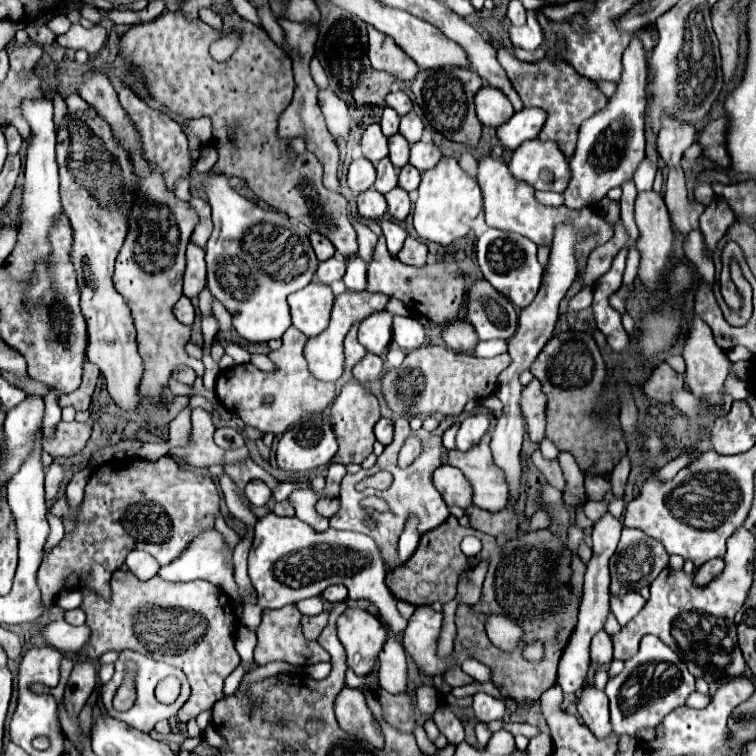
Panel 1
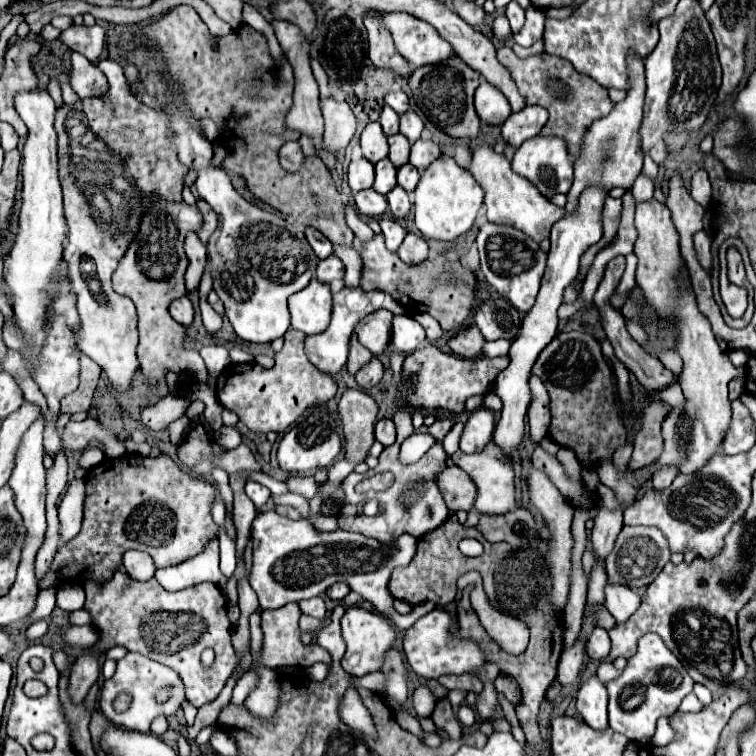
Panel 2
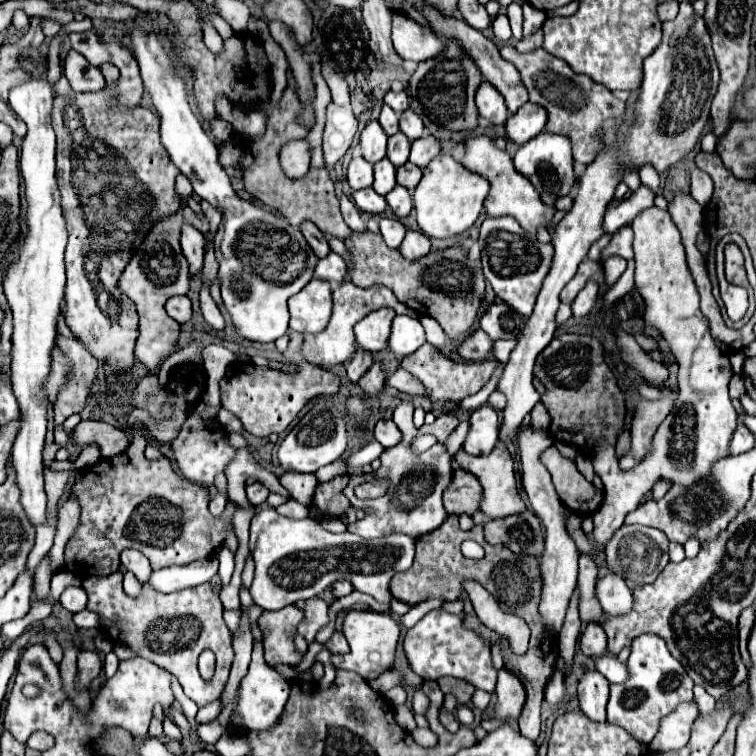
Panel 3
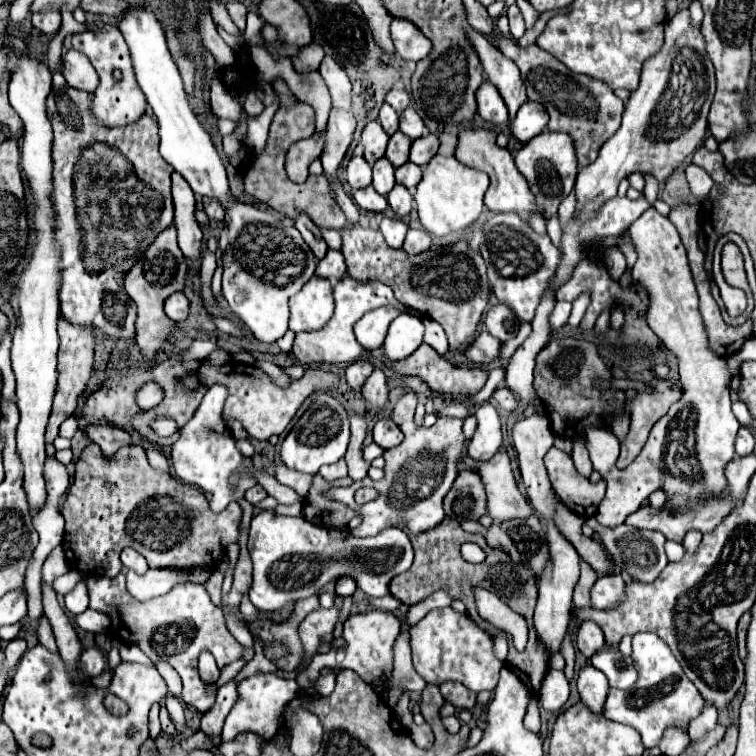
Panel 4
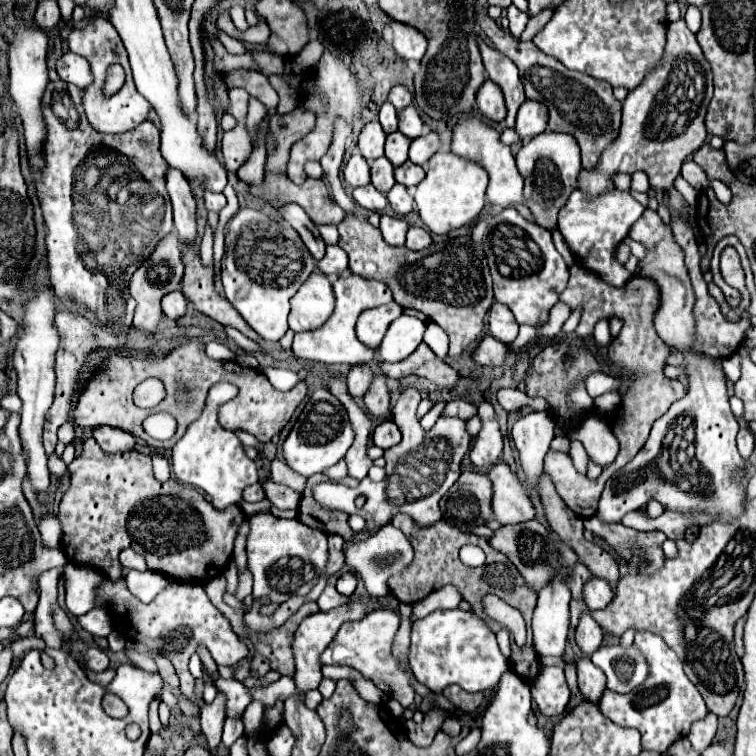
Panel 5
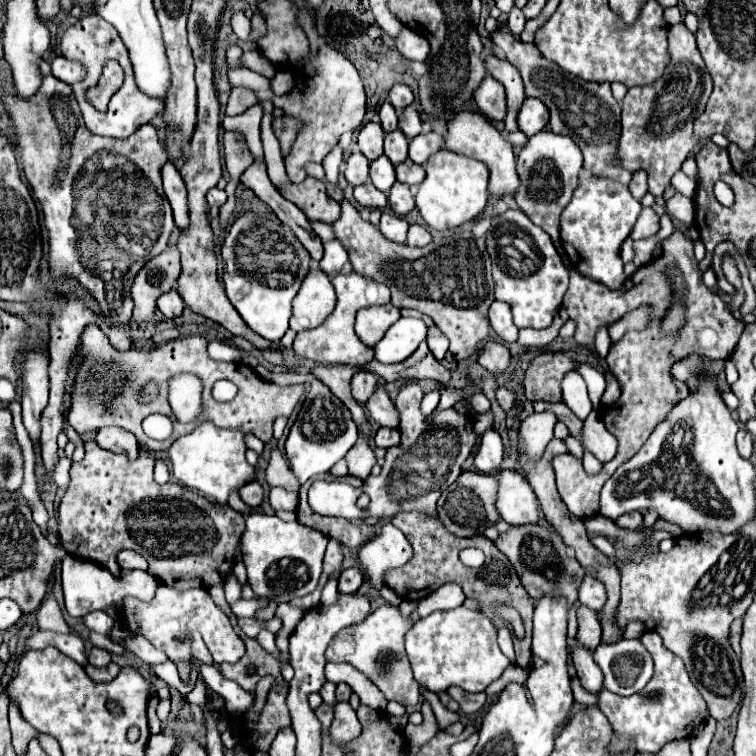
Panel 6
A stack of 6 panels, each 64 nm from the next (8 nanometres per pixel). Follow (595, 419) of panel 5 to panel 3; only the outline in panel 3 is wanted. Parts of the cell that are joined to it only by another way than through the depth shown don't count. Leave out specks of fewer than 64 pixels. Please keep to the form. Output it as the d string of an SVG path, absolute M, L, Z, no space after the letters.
M652 206L644 212L640 212L640 216L632 222L632 230L634 230L634 254L636 254L636 258L634 258L636 260L636 272L634 272L636 290L640 292L640 296L646 302L644 322L660 332L660 336L668 342L670 352L680 366L680 370L678 370L680 396L678 396L678 402L672 408L672 412L658 426L648 454L634 468L630 468L626 472L618 468L619 460L616 456L615 446L609 445L603 440L598 440L594 444L596 446L594 452L592 452L594 472L598 476L602 476L602 484L604 484L604 492L606 492L600 508L592 516L592 520L594 520L594 540L598 544L598 550L604 550L606 540L624 524L626 514L638 508L638 504L644 500L644 496L648 496L652 492L652 488L658 480L668 480L672 486L678 484L682 488L690 488L692 484L700 484L704 480L710 480L712 478L712 466L720 458L730 456L732 432L736 432L736 410L734 410L734 406L730 402L730 396L728 396L728 382L730 382L734 372L732 372L728 356L724 356L716 348L716 344L710 336L710 330L708 330L708 320L702 316L702 312L698 308L698 290L696 290L696 284L694 284L692 274L688 270L686 252L684 252L684 246L680 242L680 232L678 232L676 224L670 220L668 212L658 210L656 206Z

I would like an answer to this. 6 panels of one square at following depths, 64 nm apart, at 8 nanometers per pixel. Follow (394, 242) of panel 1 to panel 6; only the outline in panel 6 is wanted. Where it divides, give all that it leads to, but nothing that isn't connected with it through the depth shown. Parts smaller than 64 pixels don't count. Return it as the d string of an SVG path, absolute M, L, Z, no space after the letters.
M384 212L382 218L380 218L380 232L392 240L392 242L400 242L404 244L406 242L406 232L408 232L408 222L392 212Z

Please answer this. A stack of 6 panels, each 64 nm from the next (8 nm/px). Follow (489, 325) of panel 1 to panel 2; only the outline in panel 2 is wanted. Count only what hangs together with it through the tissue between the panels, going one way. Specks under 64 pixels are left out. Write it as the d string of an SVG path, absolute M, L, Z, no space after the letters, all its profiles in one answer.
M496 296L476 310L474 324L480 328L486 340L514 340L520 330L522 316L508 300Z

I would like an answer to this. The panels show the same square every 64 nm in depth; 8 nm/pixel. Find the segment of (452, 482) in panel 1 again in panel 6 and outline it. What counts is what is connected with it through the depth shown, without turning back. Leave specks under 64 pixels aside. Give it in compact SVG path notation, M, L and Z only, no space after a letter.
M462 472L460 478L448 490L442 492L438 500L438 518L442 520L446 530L458 538L478 536L488 526L494 526L500 520L500 514L496 510L496 498L498 498L496 476L484 476L480 472Z

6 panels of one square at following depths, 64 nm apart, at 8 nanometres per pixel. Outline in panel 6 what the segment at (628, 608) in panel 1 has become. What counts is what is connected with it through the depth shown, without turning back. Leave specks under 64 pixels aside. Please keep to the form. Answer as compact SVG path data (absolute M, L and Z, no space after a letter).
M584 576L580 588L578 588L578 600L592 608L592 610L600 610L604 606L604 600L606 600L606 592L604 592L604 584L600 584L596 578L592 576Z

